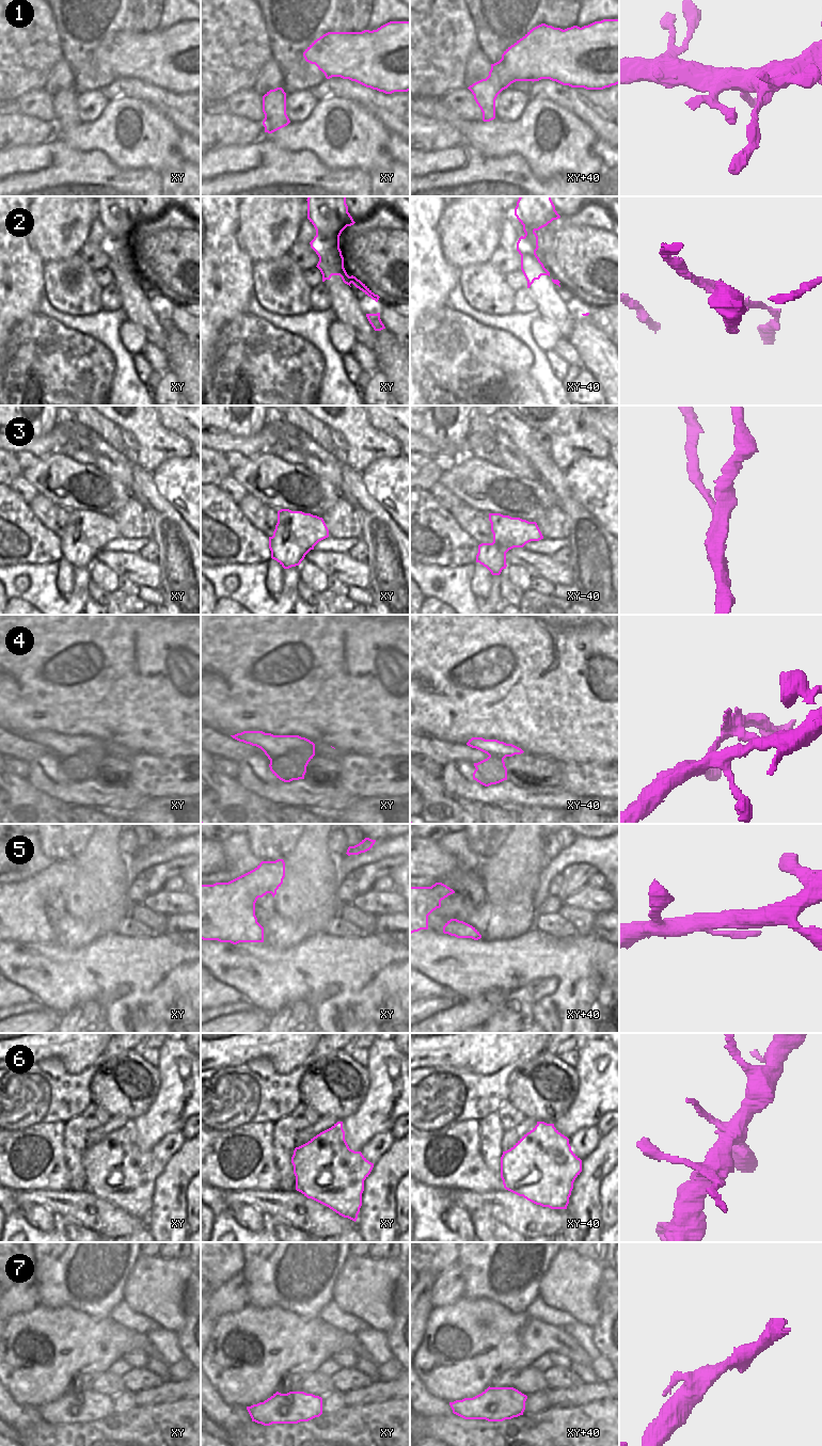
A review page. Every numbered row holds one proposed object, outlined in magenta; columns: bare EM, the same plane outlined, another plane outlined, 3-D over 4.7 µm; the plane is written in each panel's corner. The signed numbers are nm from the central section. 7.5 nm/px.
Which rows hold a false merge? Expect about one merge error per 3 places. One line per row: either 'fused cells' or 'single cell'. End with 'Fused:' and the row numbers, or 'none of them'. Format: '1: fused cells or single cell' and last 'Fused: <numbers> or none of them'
1: single cell
2: fused cells
3: single cell
4: fused cells
5: single cell
6: single cell
7: single cell
Fused: 2, 4

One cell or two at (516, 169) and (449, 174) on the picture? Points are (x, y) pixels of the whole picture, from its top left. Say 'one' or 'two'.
one

